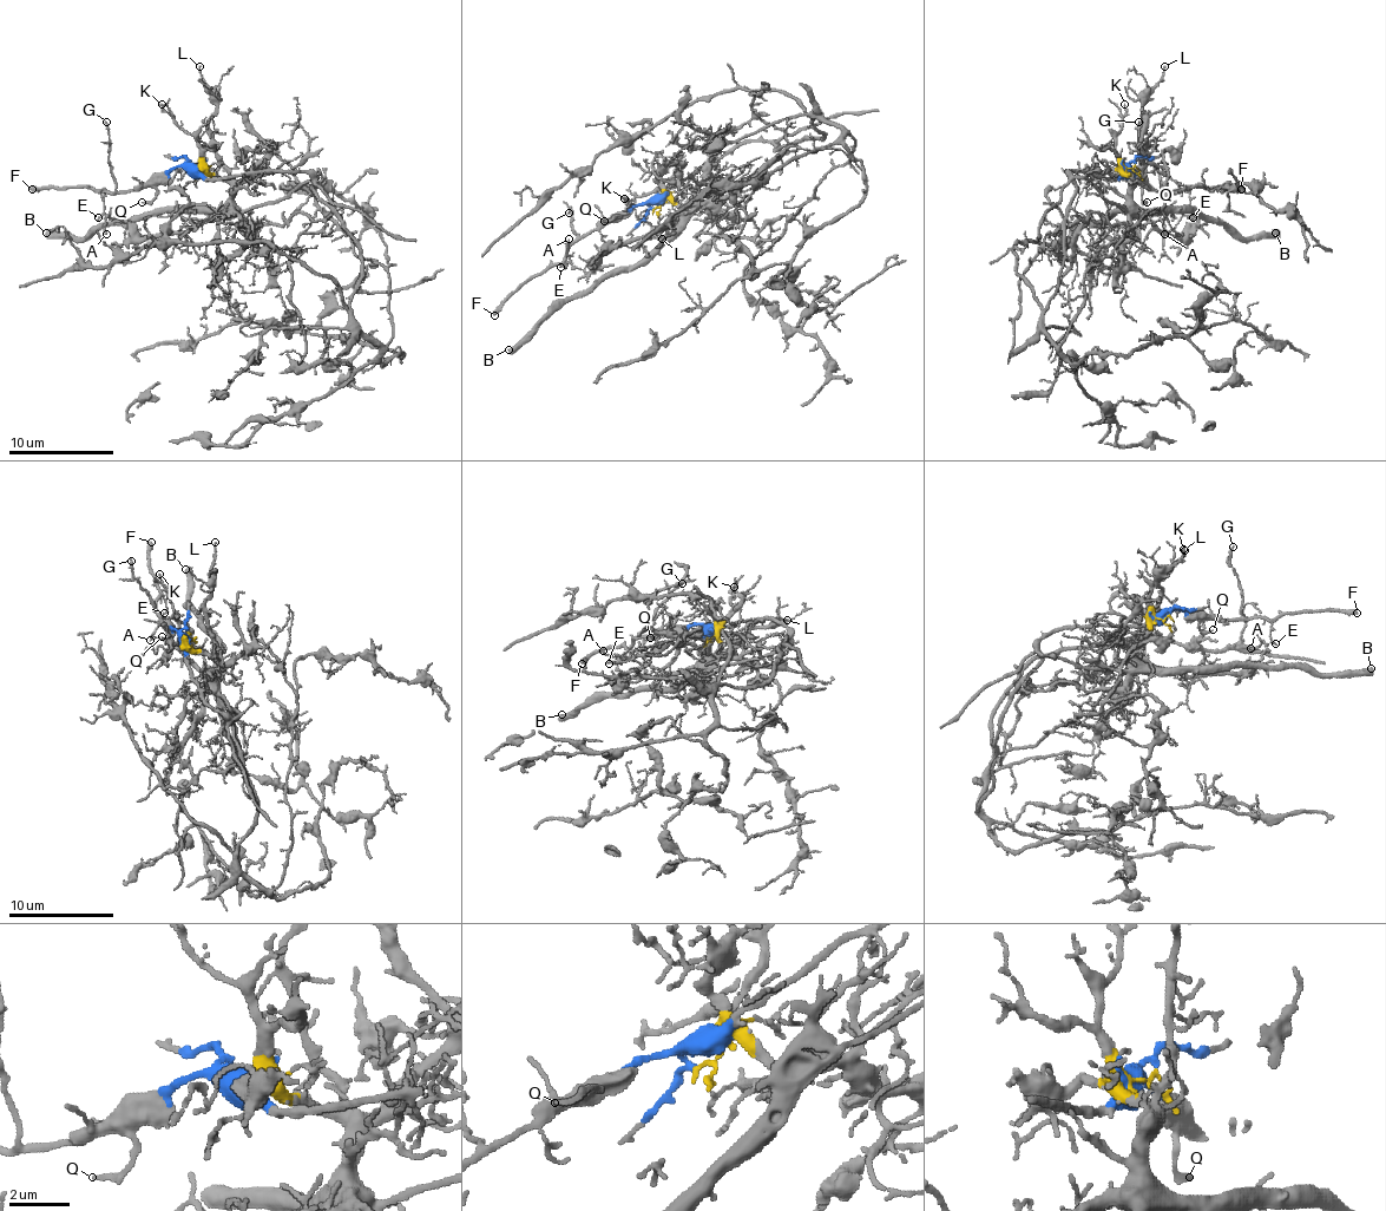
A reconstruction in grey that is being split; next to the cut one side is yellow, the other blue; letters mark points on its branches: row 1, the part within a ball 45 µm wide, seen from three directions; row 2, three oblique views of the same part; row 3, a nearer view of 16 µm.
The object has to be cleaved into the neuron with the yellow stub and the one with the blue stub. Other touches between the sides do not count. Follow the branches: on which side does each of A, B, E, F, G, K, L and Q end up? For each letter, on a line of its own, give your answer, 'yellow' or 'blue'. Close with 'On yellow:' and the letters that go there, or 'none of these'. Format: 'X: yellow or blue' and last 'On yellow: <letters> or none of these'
A: yellow
B: yellow
E: blue
F: blue
G: blue
K: yellow
L: yellow
Q: blue
On yellow: A, B, K, L

